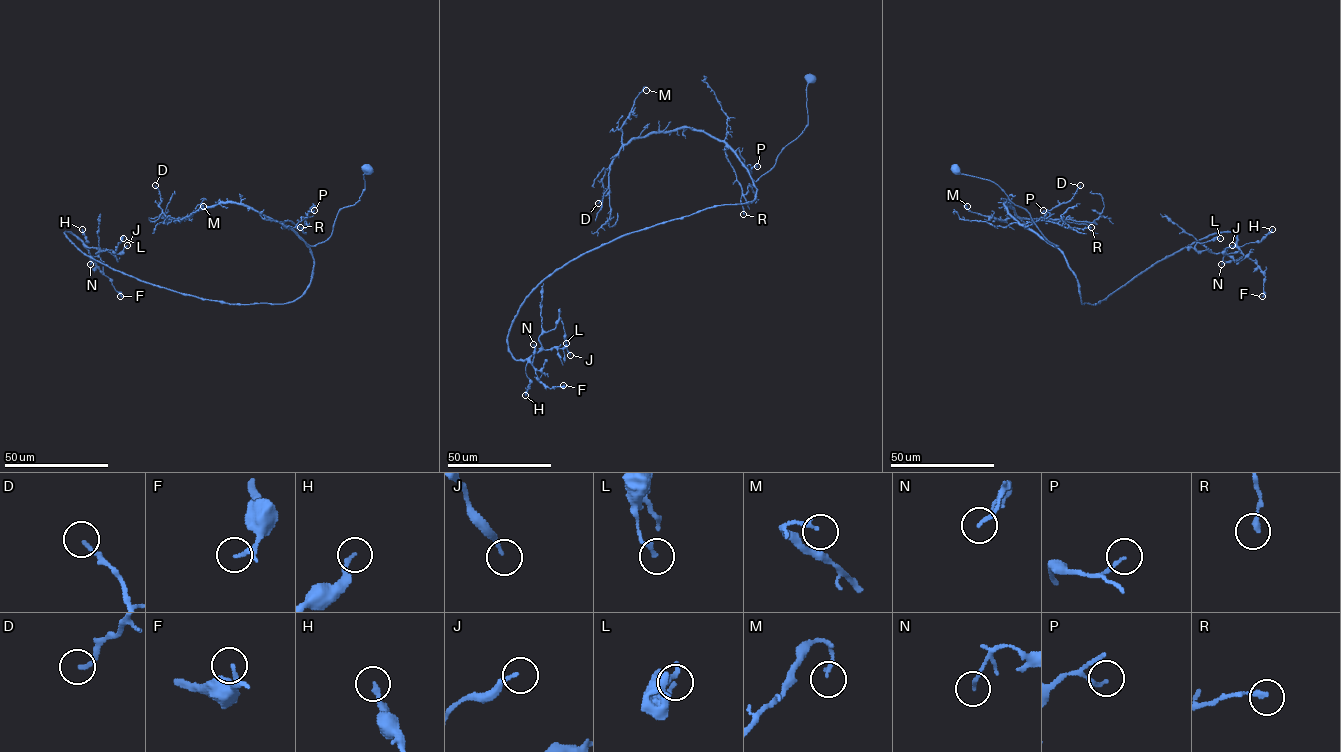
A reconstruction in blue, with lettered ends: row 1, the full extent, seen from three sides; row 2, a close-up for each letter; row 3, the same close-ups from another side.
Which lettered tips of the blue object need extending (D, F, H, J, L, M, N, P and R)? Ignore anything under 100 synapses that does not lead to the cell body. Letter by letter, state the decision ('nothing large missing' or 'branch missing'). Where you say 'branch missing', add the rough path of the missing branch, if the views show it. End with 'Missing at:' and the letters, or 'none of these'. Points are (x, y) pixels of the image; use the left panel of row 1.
D: nothing large missing
F: nothing large missing
H: nothing large missing
J: nothing large missing
L: nothing large missing
M: nothing large missing
N: nothing large missing
P: nothing large missing
R: nothing large missing
Missing at: none of these

